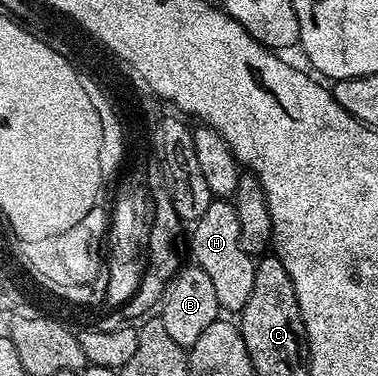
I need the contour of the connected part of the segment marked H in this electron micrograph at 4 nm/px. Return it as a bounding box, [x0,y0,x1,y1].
[188,199,255,314]

